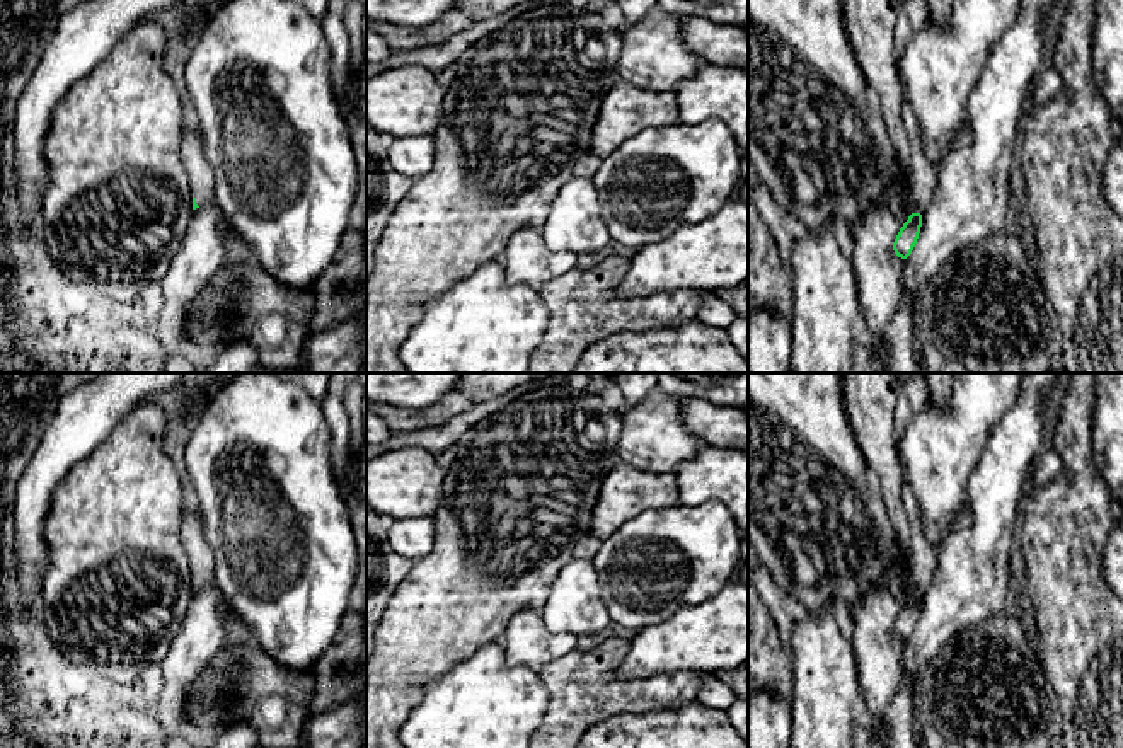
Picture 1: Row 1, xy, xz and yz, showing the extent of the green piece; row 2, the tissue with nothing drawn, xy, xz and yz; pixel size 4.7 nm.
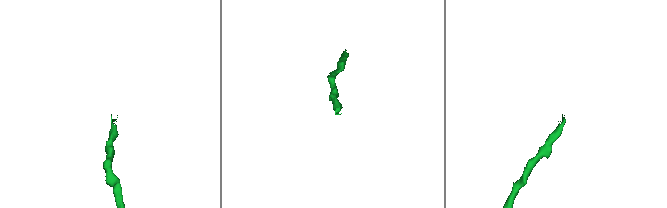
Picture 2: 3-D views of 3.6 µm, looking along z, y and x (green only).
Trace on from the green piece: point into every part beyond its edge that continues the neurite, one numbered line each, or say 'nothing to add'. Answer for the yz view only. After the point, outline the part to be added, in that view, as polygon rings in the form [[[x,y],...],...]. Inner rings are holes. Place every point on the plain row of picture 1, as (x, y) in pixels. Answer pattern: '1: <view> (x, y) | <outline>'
1: yz (922, 563) | [[[908,484],[903,486],[903,508],[910,520],[910,576],[912,576],[912,593],[924,596],[932,584],[932,576],[936,569],[936,552],[927,544],[924,537],[924,528],[920,521],[920,509],[917,506],[915,494],[910,491]]]

